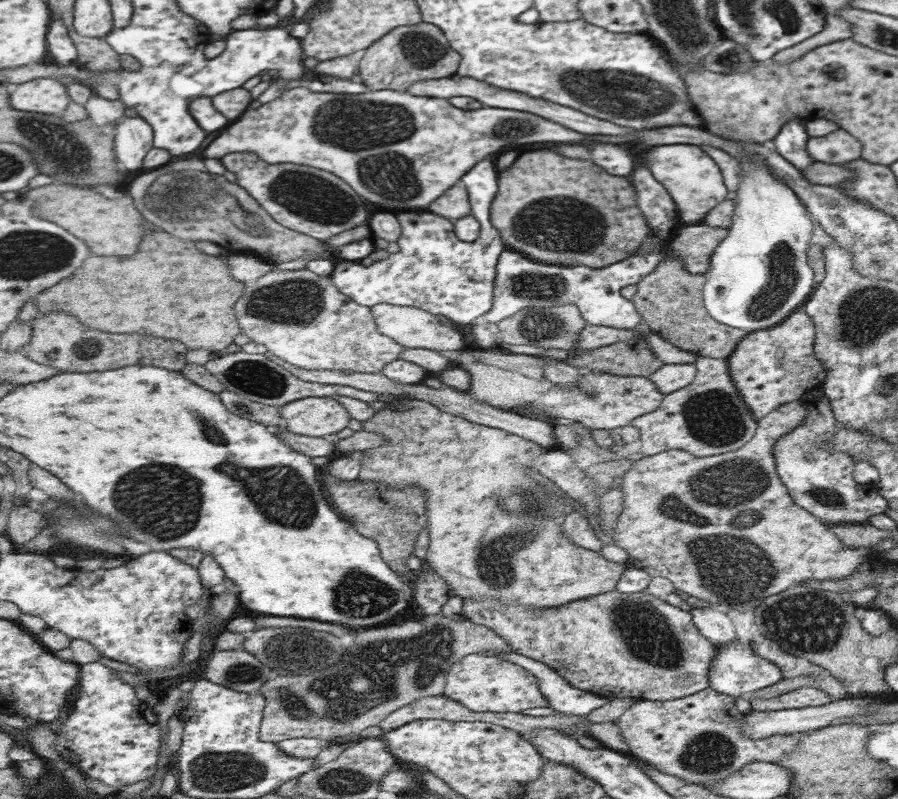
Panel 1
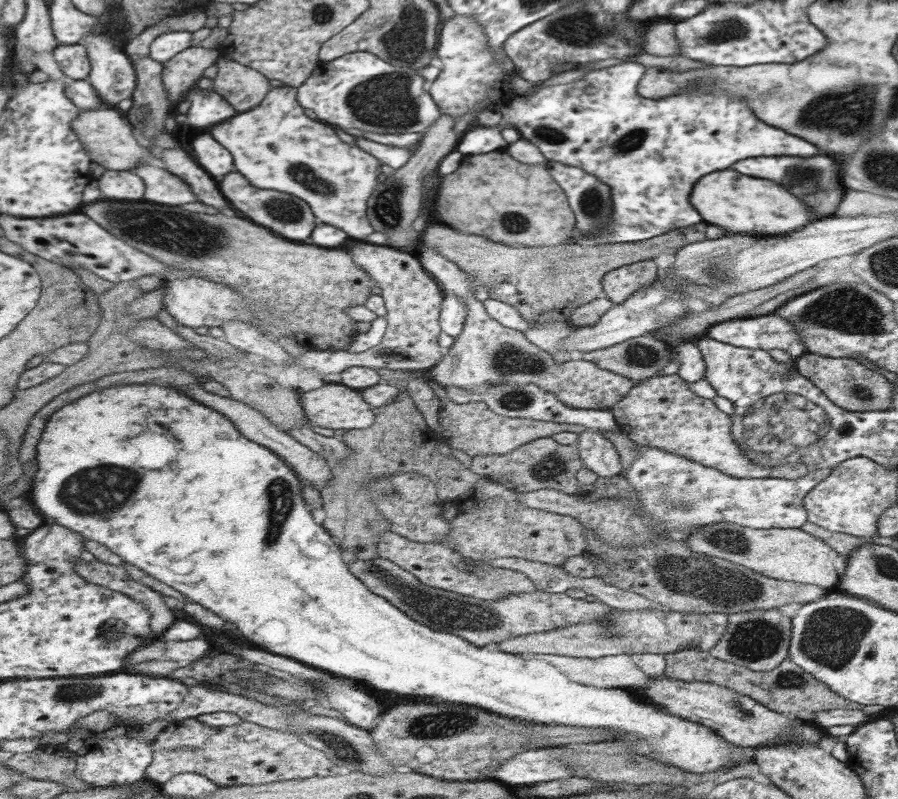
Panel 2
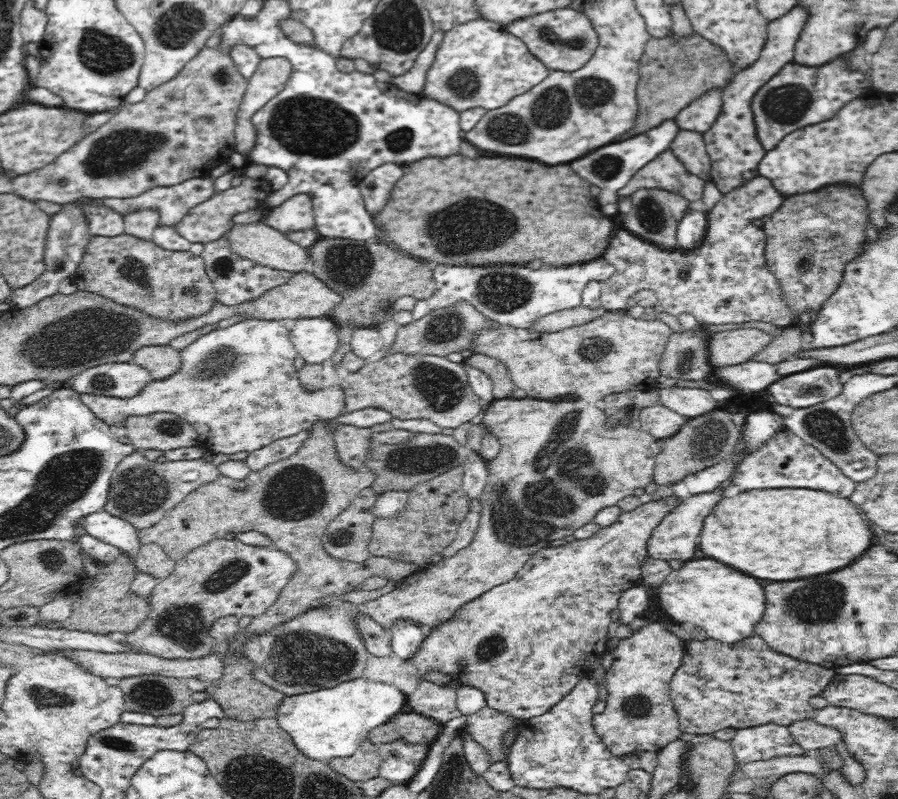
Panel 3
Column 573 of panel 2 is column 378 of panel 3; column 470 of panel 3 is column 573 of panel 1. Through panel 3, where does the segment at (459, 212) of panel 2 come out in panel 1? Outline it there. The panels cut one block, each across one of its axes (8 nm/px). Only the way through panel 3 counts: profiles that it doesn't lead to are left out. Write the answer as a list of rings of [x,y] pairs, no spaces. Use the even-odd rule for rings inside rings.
[[[543,150],[525,152],[517,156],[507,170],[497,174],[497,186],[499,190],[489,205],[489,216],[505,248],[524,252],[545,264],[604,268],[635,254],[637,248],[653,233],[637,208],[636,192],[628,178],[609,176],[589,160],[569,160],[555,152]]]

